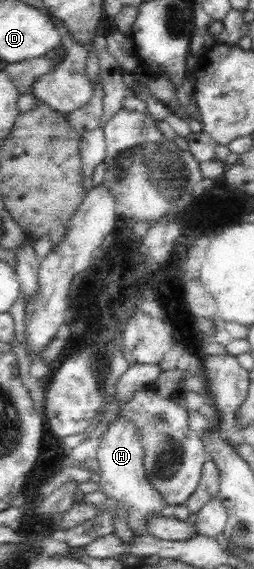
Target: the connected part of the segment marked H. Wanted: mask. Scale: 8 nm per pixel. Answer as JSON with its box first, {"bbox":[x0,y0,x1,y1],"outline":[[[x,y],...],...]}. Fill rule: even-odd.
{"bbox":[97,417,172,536],"outline":[[[122,417],[111,420],[109,430],[99,439],[97,454],[101,475],[99,485],[103,493],[117,499],[125,509],[127,525],[135,536],[149,535],[149,517],[165,517],[172,508],[167,505],[165,496],[155,490],[147,478],[142,443],[132,423]]]}

